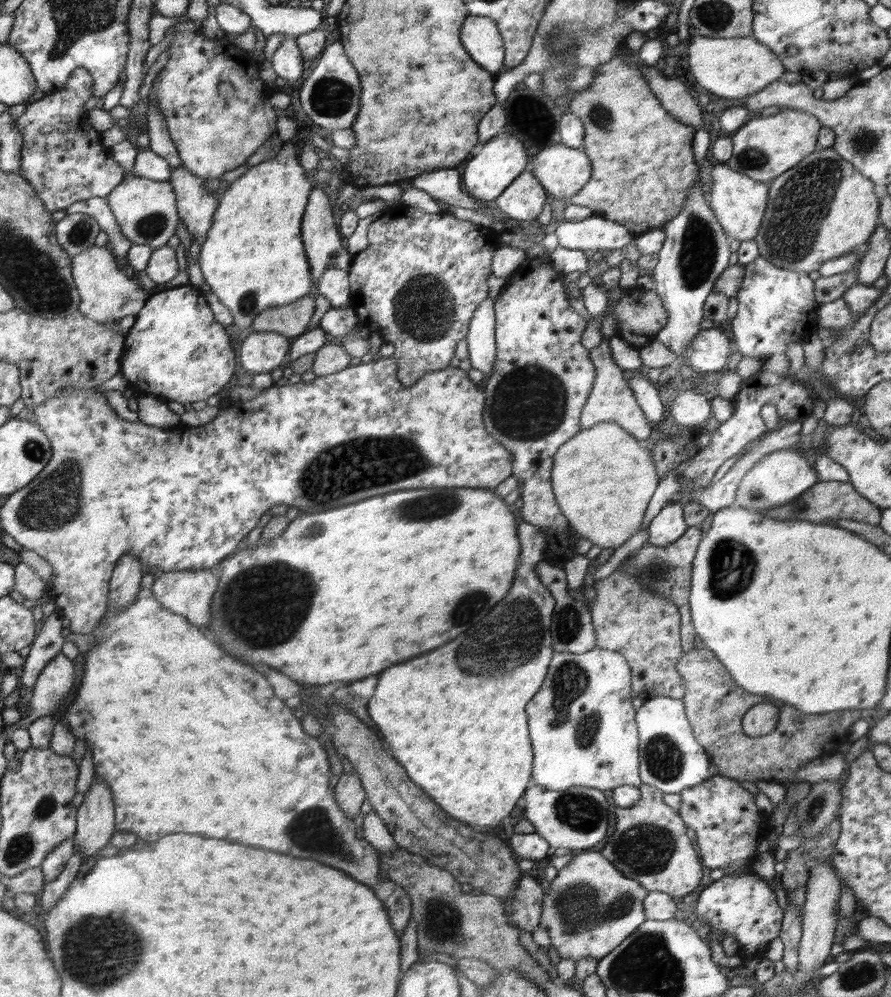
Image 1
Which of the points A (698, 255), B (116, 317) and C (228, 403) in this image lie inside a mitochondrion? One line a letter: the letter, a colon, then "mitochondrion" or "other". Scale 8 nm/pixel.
A: mitochondrion
B: other
C: other

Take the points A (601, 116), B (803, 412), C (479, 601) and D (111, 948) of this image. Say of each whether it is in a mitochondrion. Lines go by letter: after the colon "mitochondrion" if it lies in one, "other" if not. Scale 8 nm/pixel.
A: mitochondrion
B: other
C: mitochondrion
D: mitochondrion

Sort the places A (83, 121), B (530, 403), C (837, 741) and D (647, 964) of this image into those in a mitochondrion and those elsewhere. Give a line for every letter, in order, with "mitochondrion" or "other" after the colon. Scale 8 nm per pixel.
A: other
B: mitochondrion
C: other
D: mitochondrion

